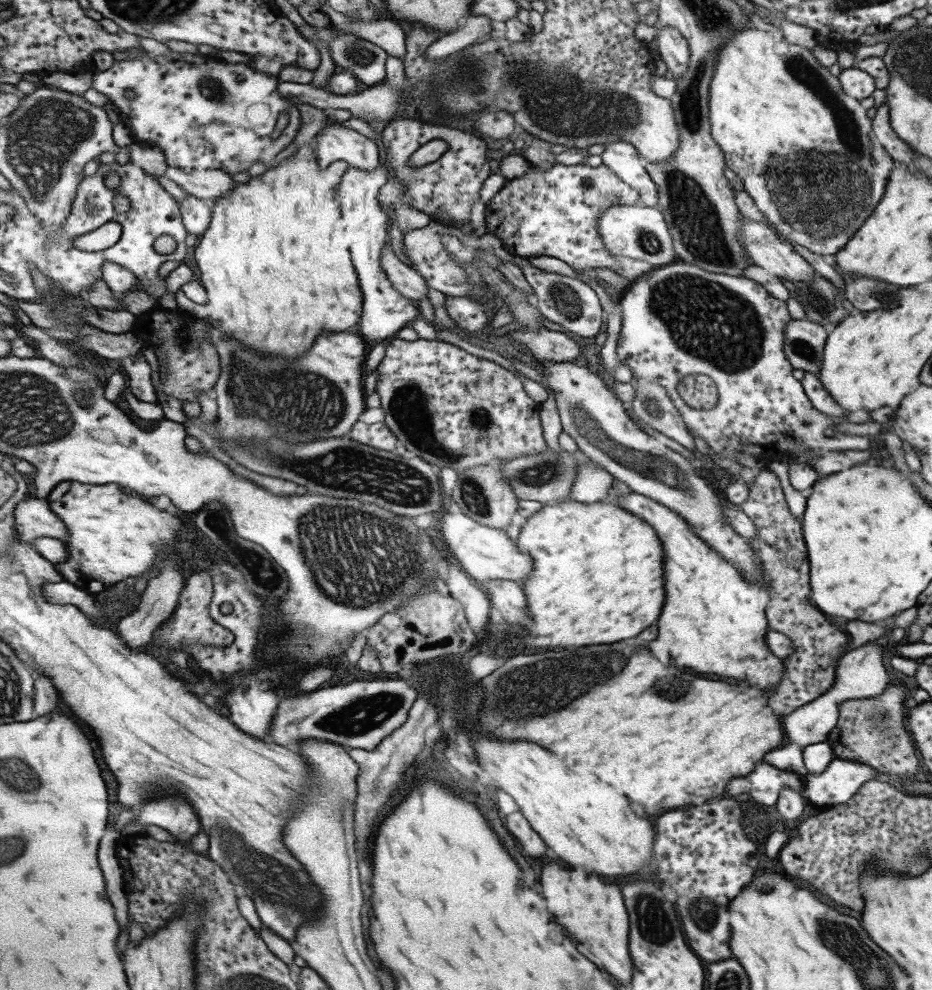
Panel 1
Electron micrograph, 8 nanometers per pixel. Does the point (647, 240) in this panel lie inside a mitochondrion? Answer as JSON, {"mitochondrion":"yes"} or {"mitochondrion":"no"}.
{"mitochondrion":"yes"}

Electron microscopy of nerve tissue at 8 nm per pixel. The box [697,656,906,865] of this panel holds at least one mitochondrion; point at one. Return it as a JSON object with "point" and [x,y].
{"point":[877,712]}

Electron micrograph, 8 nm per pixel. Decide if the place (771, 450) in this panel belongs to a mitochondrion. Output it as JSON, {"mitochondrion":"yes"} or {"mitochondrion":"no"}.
{"mitochondrion":"no"}

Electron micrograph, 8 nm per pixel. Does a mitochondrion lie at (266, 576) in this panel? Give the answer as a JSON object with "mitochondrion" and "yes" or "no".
{"mitochondrion":"yes"}

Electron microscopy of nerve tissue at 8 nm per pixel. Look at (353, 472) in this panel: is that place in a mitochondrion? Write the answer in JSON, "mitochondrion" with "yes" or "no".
{"mitochondrion":"yes"}

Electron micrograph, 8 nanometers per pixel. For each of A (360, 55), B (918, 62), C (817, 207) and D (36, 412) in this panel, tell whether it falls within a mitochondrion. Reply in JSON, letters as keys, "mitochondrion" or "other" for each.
{"A":"mitochondrion","B":"mitochondrion","C":"mitochondrion","D":"mitochondrion"}

